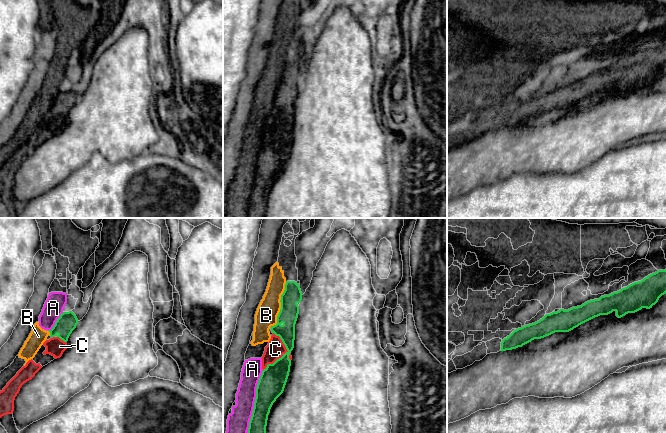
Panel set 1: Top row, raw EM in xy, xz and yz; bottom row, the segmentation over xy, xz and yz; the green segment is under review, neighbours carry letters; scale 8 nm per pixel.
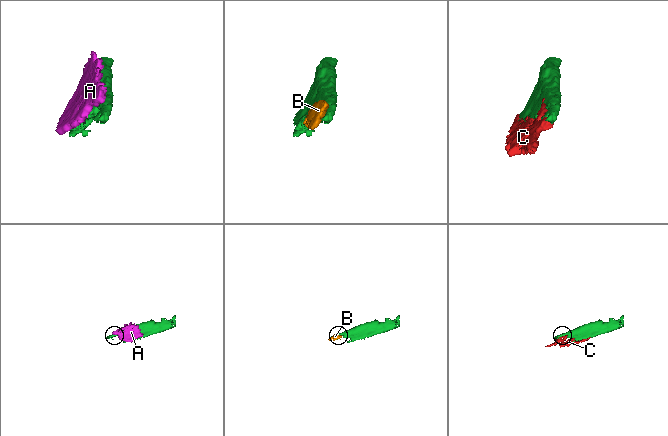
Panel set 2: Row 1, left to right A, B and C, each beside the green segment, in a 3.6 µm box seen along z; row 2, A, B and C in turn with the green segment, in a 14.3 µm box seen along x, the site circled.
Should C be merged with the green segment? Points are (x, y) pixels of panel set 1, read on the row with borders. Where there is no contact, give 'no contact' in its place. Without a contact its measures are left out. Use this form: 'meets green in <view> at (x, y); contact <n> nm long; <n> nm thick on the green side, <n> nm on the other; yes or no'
meets green in xz at (285, 353); contact 320 nm long; 220 nm thick on the green side, 150 nm on the other; yes

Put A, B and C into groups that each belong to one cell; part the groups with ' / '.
A B / C

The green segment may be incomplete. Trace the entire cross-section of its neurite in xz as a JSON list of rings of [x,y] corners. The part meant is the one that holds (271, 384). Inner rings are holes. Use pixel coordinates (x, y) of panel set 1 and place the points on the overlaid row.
[[[287,281],[281,295],[281,309],[277,316],[277,324],[271,327],[272,336],[262,356],[262,374],[256,388],[256,398],[248,433],[266,433],[270,409],[276,399],[283,393],[291,366],[291,351],[294,348],[295,324],[299,314],[298,304],[302,300],[300,286],[295,281]]]

